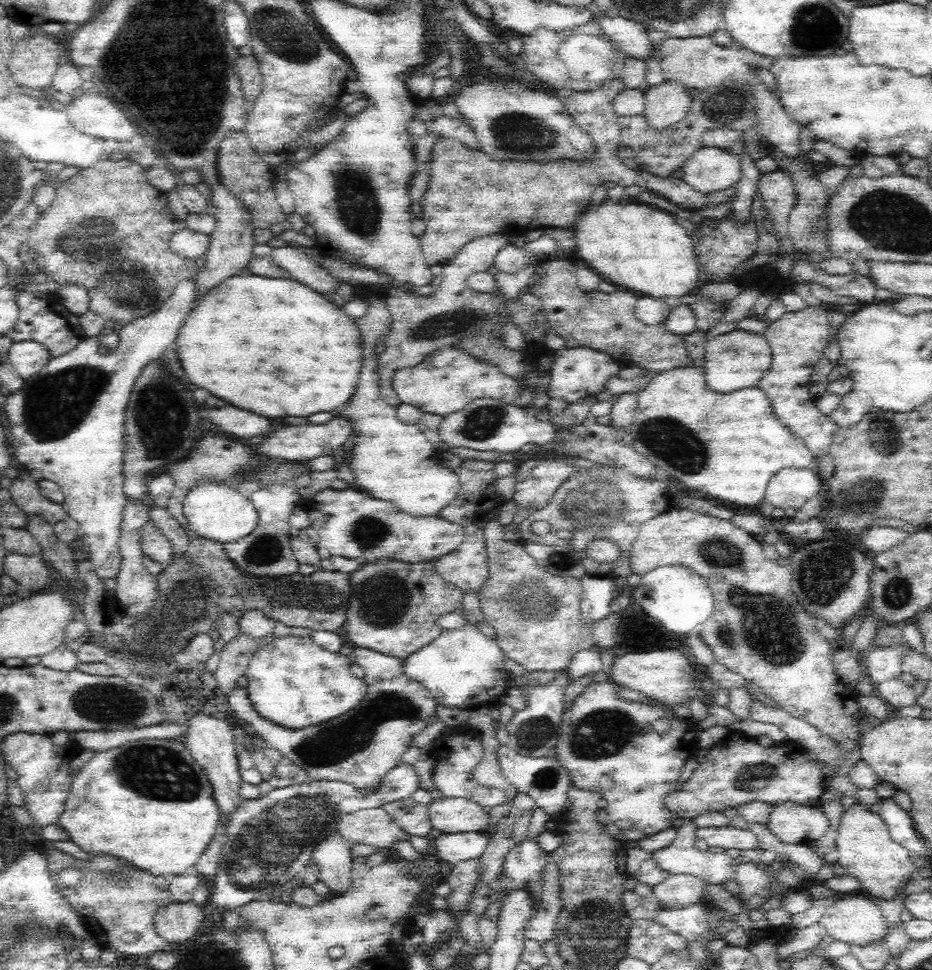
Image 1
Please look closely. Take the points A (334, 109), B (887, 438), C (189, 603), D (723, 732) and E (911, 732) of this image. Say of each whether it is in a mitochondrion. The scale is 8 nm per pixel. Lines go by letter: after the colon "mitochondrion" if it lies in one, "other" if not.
A: other
B: mitochondrion
C: mitochondrion
D: other
E: other

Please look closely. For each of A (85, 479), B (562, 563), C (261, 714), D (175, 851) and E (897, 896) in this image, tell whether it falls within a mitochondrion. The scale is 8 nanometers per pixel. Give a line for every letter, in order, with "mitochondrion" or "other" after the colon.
A: other
B: mitochondrion
C: other
D: other
E: other

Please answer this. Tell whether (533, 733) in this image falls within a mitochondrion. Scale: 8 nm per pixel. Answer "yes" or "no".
yes

